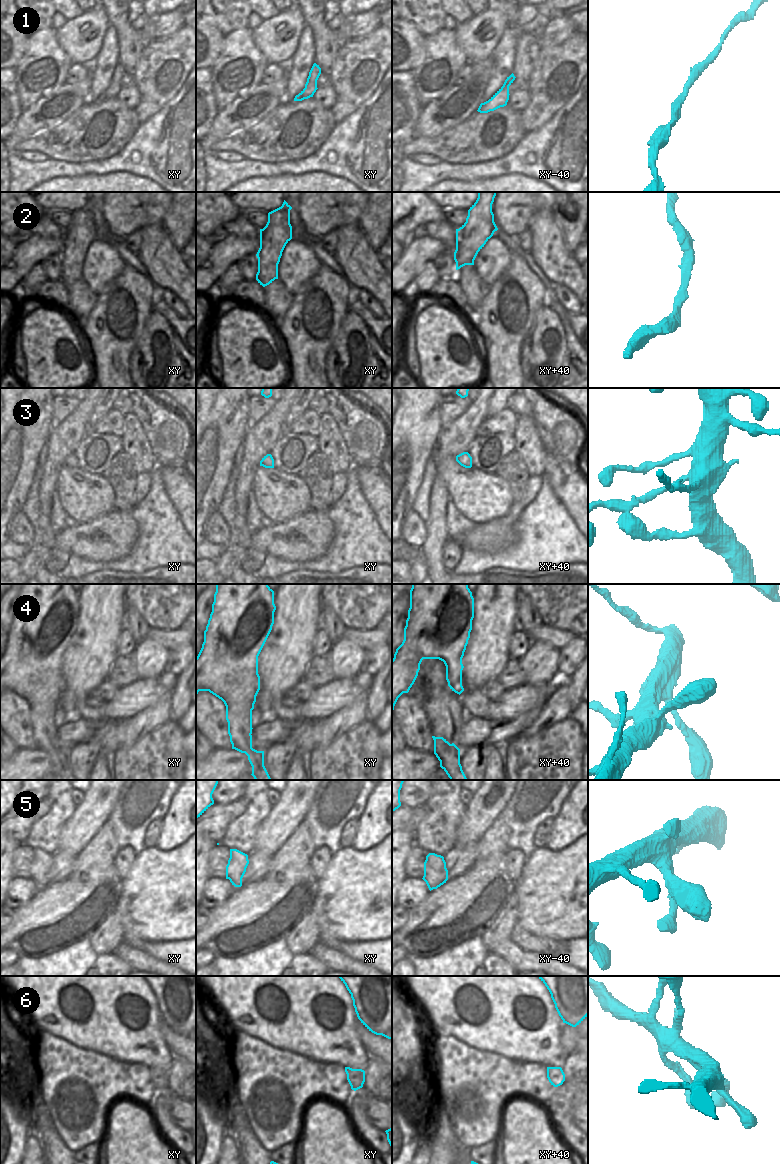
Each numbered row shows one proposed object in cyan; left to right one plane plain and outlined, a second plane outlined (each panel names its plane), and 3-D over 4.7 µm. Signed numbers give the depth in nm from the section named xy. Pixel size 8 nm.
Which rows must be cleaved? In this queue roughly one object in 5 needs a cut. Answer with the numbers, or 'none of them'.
none of them

